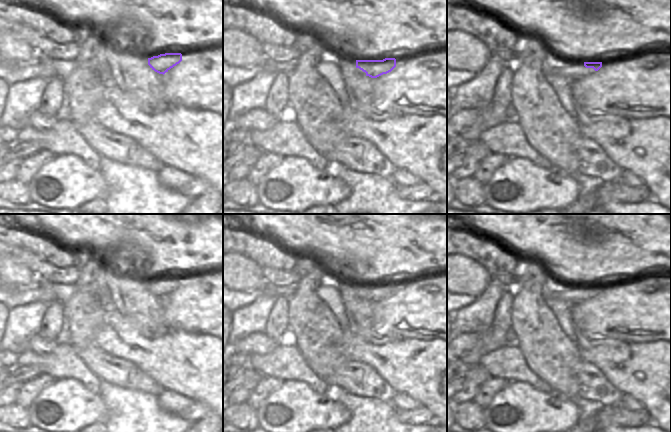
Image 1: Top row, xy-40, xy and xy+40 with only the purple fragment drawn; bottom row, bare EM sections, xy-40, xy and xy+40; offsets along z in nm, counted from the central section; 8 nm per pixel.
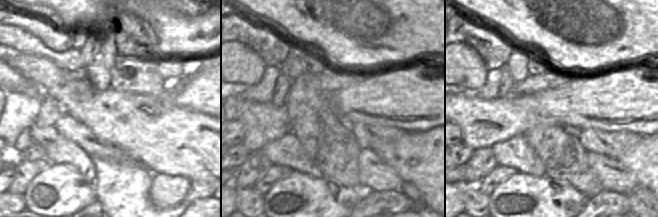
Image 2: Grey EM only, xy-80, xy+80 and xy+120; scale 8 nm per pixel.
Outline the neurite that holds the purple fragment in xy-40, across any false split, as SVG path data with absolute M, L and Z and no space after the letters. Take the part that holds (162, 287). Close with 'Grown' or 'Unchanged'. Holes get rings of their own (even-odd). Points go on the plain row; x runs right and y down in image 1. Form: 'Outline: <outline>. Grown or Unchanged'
Outline: M165 277L148 282L148 289L155 296L164 299L181 285L181 277Z. Unchanged.

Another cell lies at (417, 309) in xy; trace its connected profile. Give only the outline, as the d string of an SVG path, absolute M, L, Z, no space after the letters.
M447 272L397 282L396 291L391 296L372 302L370 333L374 338L394 340L447 340Z

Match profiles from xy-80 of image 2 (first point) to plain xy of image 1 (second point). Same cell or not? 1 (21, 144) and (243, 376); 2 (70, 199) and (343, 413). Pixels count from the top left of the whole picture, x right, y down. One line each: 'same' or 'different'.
1: different
2: same

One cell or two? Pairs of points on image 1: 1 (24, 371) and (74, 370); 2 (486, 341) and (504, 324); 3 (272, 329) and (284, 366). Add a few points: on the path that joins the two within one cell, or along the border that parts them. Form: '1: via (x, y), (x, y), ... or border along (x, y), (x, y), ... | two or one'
1: border along (19, 365), (37, 365), (43, 372) | two
2: border along (491, 326), (509, 332) | two
3: border along (285, 338), (280, 342) | two

